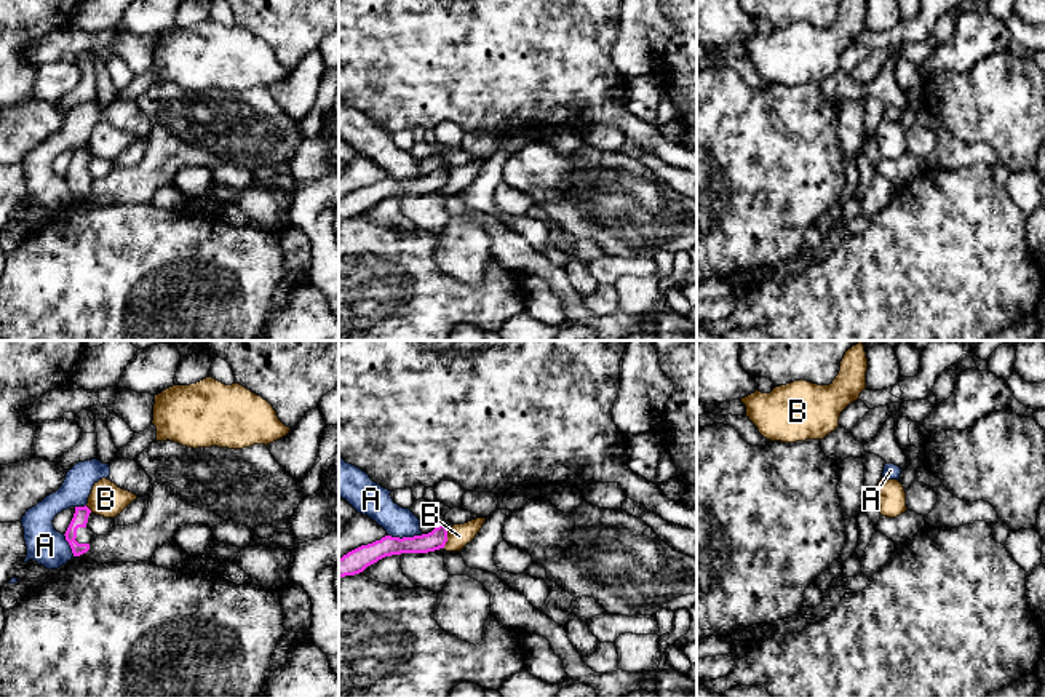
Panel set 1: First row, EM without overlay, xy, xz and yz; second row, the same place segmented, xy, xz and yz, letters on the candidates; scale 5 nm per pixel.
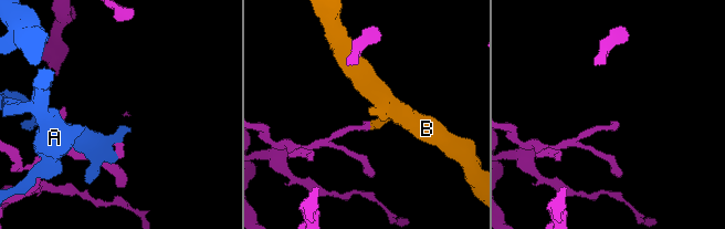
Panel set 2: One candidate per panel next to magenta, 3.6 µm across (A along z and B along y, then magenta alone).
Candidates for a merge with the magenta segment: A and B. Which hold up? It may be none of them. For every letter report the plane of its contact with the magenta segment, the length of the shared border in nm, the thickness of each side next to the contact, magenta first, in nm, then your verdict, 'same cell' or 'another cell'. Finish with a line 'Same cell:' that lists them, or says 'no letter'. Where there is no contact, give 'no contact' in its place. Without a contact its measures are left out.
A: xz | 180 nm | 110/160 nm | another cell
B: xz | 110 nm | 100/110 nm | another cell
Same cell: no letter

